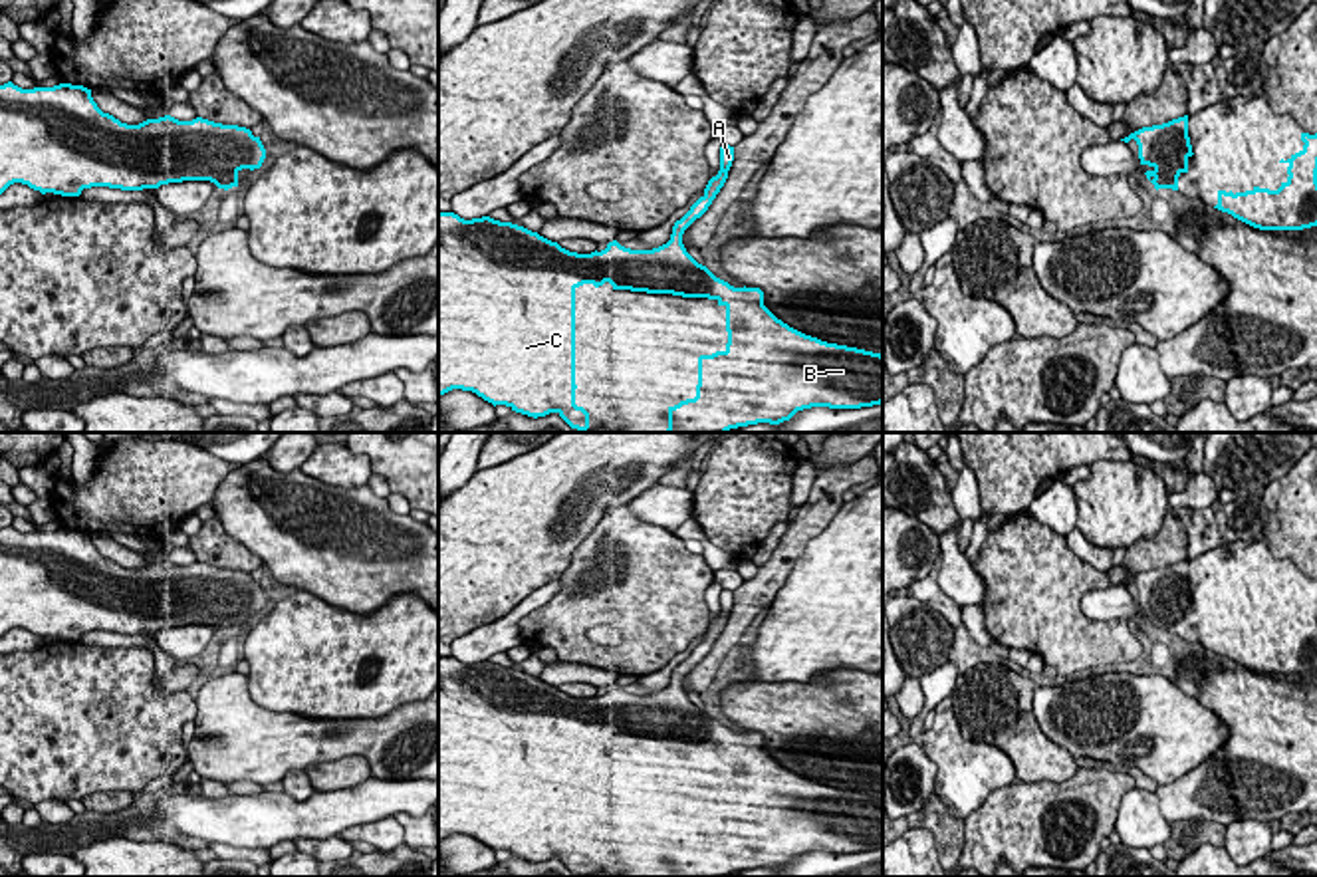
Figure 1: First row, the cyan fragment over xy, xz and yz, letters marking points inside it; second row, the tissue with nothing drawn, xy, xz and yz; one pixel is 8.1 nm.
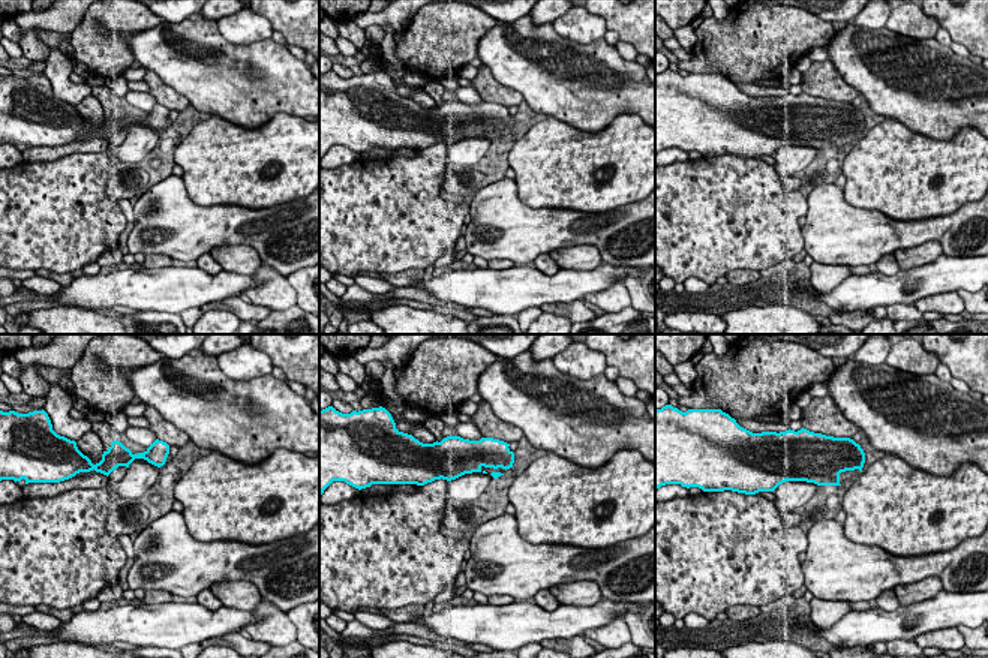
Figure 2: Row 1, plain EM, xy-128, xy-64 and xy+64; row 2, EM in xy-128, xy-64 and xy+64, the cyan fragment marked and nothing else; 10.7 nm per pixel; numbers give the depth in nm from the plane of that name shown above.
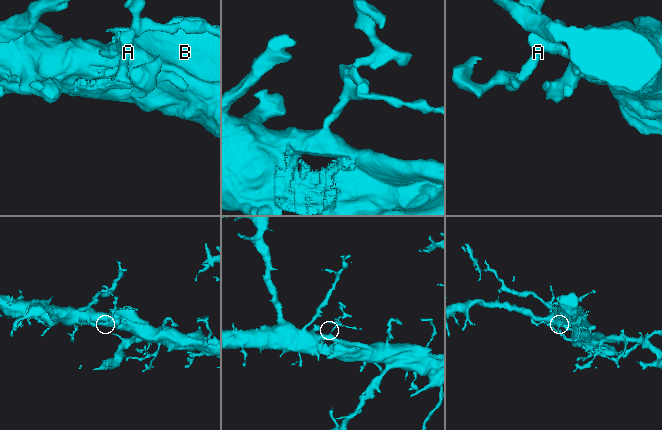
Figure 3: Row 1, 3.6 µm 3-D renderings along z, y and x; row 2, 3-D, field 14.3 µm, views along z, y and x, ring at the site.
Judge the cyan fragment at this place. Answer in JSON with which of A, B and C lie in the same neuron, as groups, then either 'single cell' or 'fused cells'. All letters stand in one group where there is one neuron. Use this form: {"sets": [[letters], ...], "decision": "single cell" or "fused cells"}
{"sets": [["A", "B", "C"]], "decision": "single cell"}

